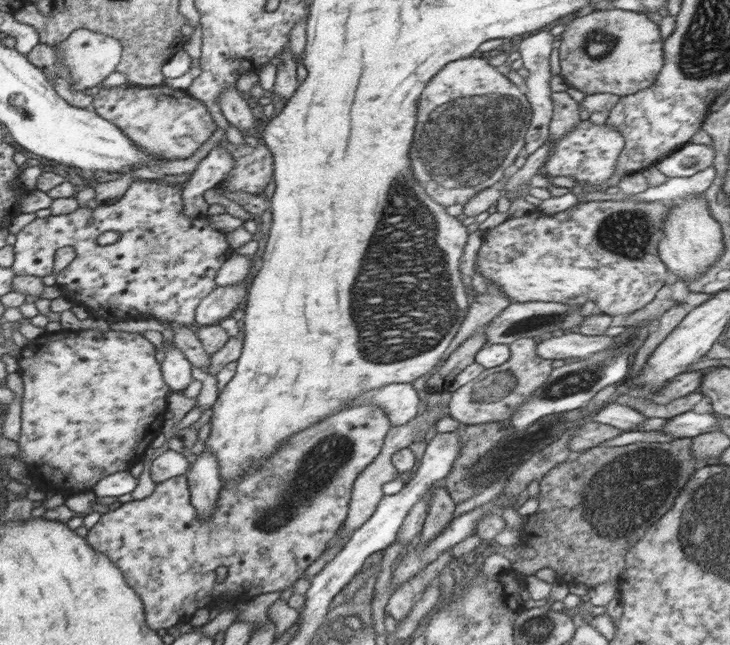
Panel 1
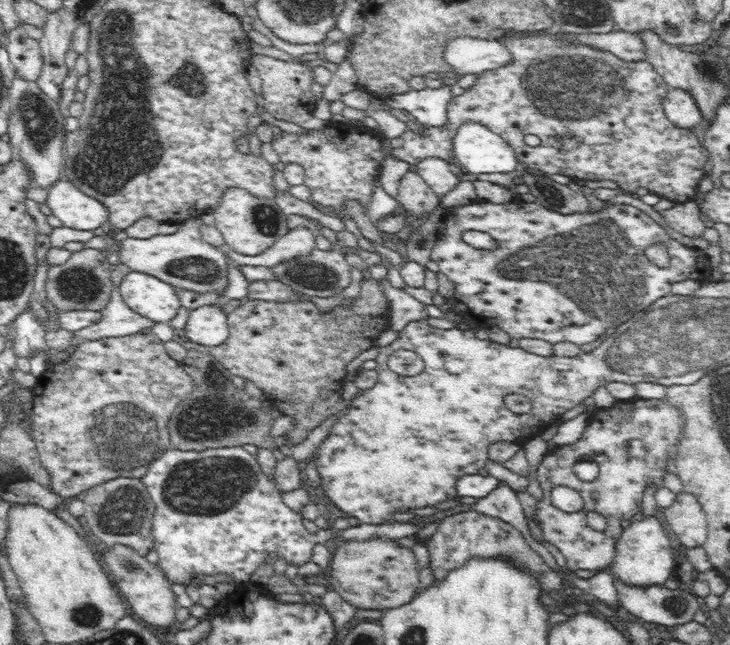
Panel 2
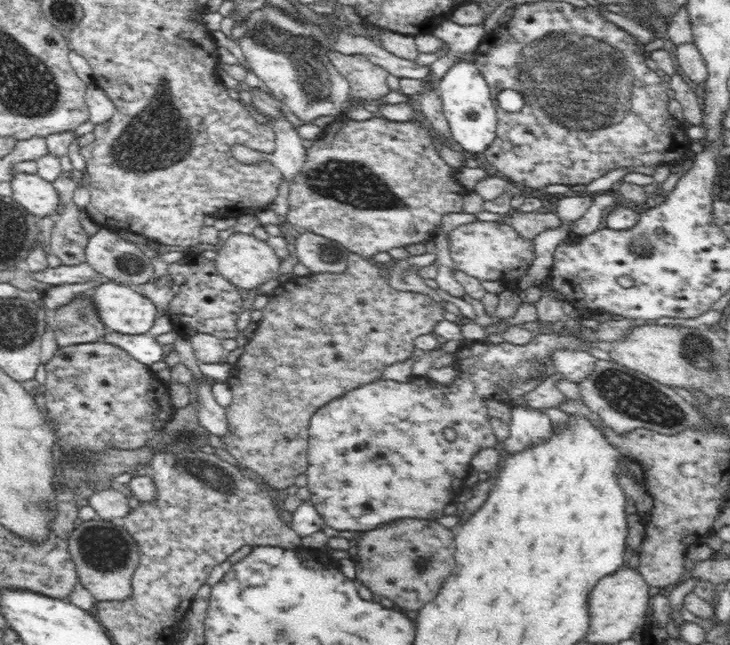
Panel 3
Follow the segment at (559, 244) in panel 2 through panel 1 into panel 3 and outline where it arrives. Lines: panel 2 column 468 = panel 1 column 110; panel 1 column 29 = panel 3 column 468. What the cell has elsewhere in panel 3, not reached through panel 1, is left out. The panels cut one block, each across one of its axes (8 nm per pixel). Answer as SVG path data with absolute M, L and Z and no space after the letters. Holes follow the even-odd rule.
M476 220L470 224L462 224L450 232L448 242L454 268L481 281L500 280L507 290L515 290L517 280L534 260L533 240L524 240L506 222Z

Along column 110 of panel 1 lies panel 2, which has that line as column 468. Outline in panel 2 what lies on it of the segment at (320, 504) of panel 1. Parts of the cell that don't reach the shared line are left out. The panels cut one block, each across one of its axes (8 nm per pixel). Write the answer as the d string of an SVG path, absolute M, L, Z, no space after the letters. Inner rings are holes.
M470 510L445 516L440 521L436 532L428 540L424 540L424 543L427 545L429 567L435 581L441 580L450 569L460 568L472 556L489 556L492 553L510 552L518 557L518 561L526 561L528 565L531 565L531 568L544 573L544 581L546 581L548 589L556 589L557 591L564 589L558 573L544 563L542 557L528 545L524 536L516 527L476 511Z

